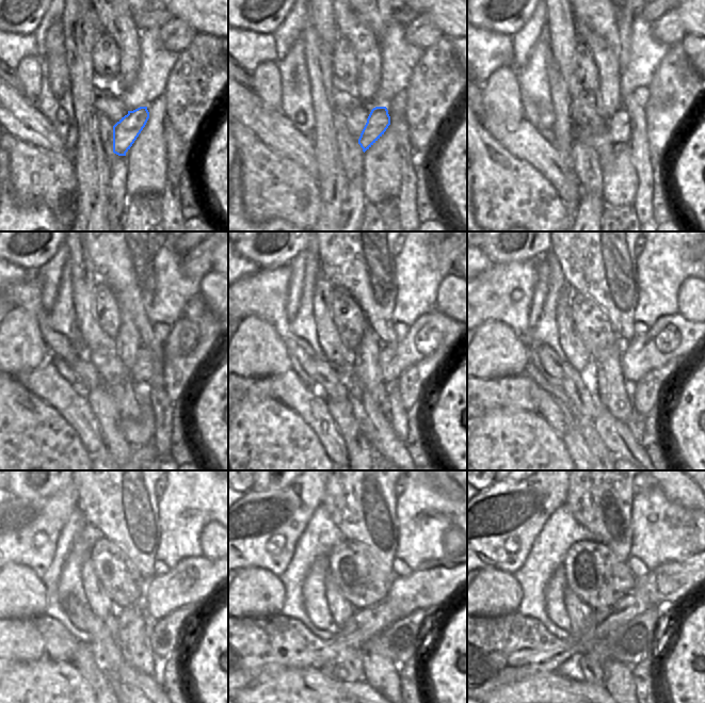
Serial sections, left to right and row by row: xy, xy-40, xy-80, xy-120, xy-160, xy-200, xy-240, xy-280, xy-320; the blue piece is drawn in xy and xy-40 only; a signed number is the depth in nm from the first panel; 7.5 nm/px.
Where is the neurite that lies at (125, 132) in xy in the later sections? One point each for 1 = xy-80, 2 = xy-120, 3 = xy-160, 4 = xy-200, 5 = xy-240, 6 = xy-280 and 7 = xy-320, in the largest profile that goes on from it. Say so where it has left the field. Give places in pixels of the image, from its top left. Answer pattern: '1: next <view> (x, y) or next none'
1: next xy-80 (620, 125)
2: next xy-120 (143, 370)
3: next xy-160 (433, 332)
4: next xy-200 (673, 336)
5: next xy-240 (194, 579)
6: next xy-280 (430, 586)
7: next xy-320 (669, 586)

